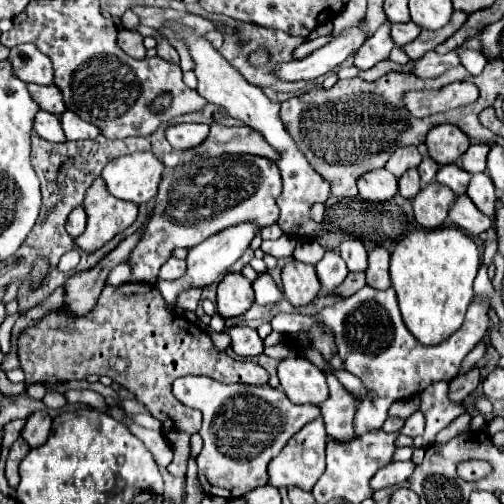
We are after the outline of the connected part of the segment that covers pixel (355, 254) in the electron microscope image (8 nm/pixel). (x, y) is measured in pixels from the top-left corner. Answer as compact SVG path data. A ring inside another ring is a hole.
M359 240L341 242L339 254L351 272L365 272L367 270L367 250Z

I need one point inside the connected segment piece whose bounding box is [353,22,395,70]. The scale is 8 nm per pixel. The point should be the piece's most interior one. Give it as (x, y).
(377, 48)

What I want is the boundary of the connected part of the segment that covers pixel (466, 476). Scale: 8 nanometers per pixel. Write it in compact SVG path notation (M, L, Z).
M479 460L463 462L457 468L457 474L463 480L479 480L479 478L485 478L489 472L491 472L491 466L487 466L487 462L479 462Z

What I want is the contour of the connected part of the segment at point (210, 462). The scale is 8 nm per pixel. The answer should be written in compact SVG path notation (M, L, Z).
M183 376L173 382L173 394L189 408L197 408L203 414L203 426L201 426L201 438L203 438L203 450L197 456L199 466L199 482L209 496L221 496L227 500L241 498L247 494L247 490L255 490L259 486L265 486L269 482L267 464L281 452L281 448L287 444L287 440L301 430L307 422L321 416L319 406L311 404L293 404L281 390L275 390L271 386L249 386L249 384L221 384L217 380L211 380L207 376Z

